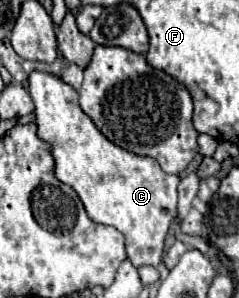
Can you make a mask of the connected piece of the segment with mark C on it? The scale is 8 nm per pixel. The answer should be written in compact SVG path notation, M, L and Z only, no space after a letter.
M34 71L30 73L28 93L36 105L38 137L52 145L56 177L78 193L94 223L112 225L124 233L126 253L134 267L158 267L164 253L164 239L176 217L176 187L180 177L164 173L156 159L132 155L108 141L80 109L76 89L62 79Z

